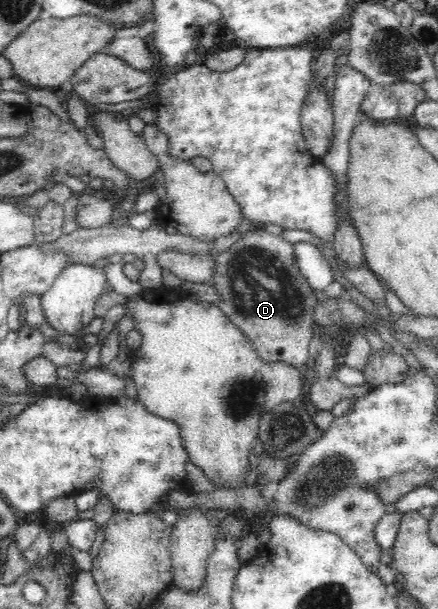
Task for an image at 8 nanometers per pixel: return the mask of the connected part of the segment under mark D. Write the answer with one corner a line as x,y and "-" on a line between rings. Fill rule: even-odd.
263,227
244,230
244,234
228,249
222,251
217,259
214,286
218,288
222,300
218,307
227,318
252,343
255,354
267,363
285,363
296,368
308,368
310,355
308,346
313,338
314,321
312,315
321,299
300,273
294,259
294,245
285,241
281,235
274,235

